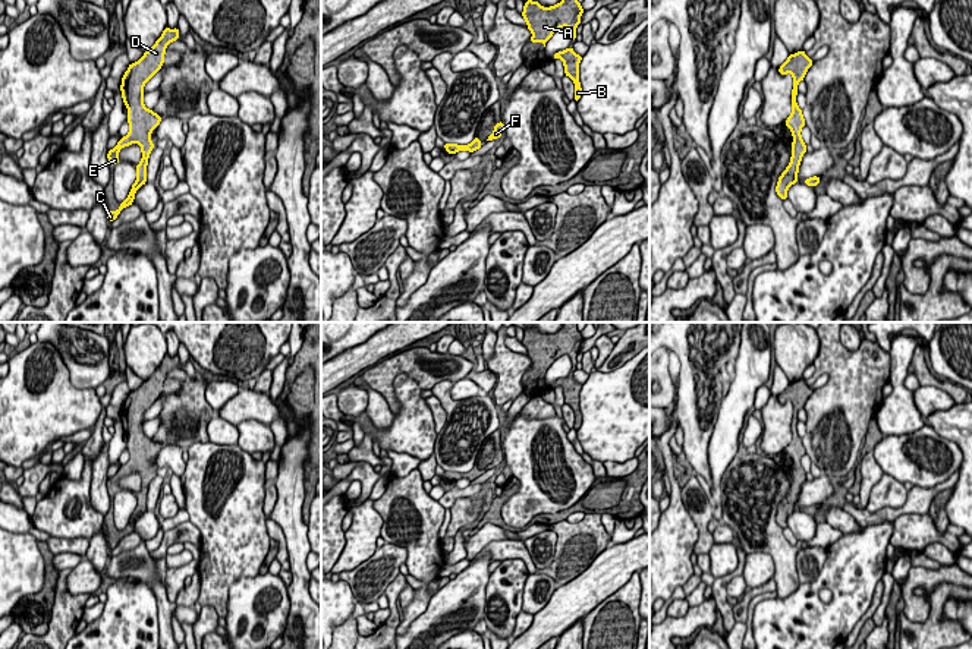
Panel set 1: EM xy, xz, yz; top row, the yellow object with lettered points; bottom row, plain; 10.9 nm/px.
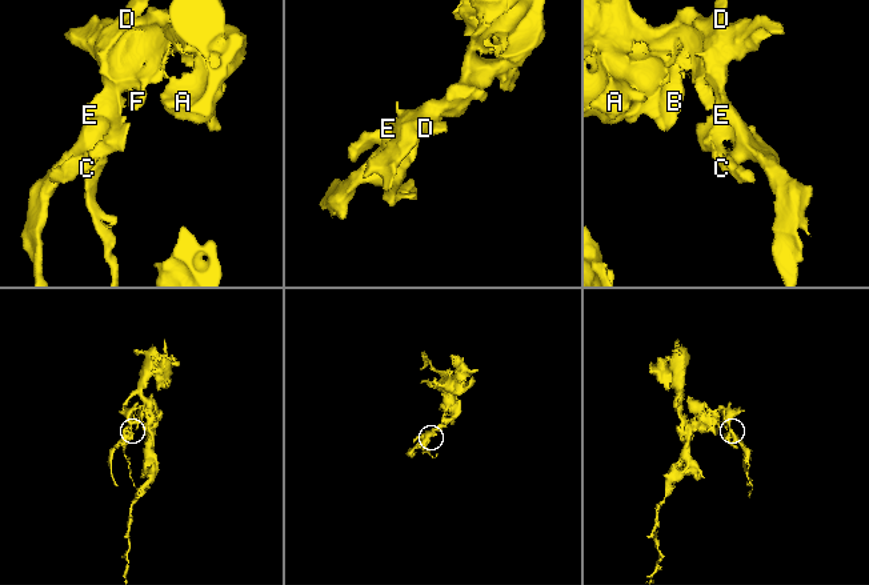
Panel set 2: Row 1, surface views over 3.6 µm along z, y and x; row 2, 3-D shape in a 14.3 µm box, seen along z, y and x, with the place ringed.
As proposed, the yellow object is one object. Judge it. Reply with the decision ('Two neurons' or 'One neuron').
One neuron

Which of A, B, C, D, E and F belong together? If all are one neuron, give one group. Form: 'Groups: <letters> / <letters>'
Groups: A B C D E F

